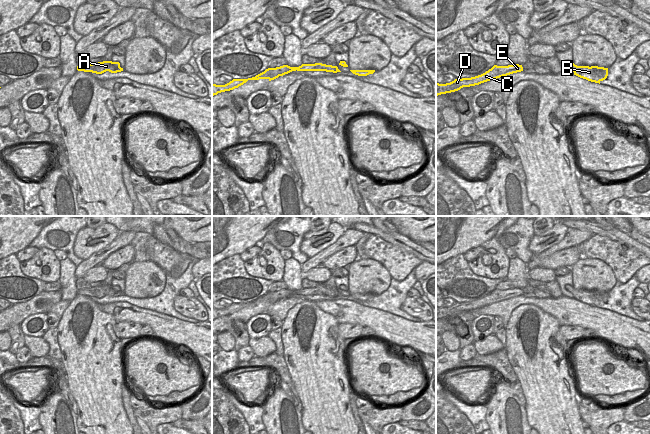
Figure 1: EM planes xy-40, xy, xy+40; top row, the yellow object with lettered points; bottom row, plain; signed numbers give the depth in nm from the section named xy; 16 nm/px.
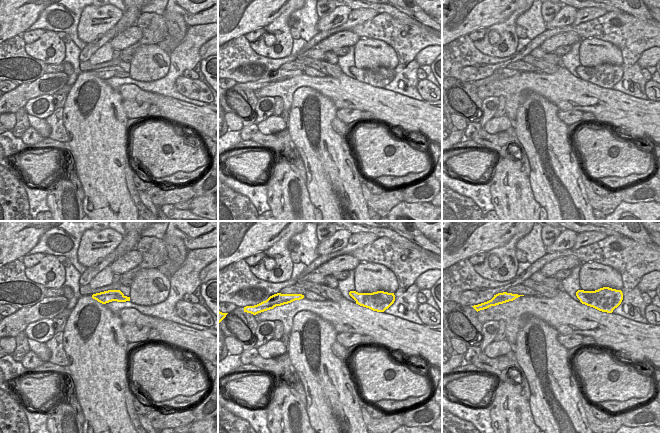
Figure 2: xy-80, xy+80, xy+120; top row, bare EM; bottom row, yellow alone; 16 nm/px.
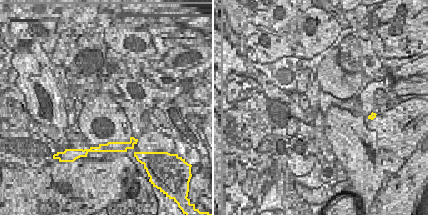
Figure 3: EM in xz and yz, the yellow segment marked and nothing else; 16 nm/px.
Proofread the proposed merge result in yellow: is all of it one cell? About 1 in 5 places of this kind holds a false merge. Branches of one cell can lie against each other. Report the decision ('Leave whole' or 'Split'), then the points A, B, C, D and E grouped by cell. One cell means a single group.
Leave whole. Groups: A B C D E

